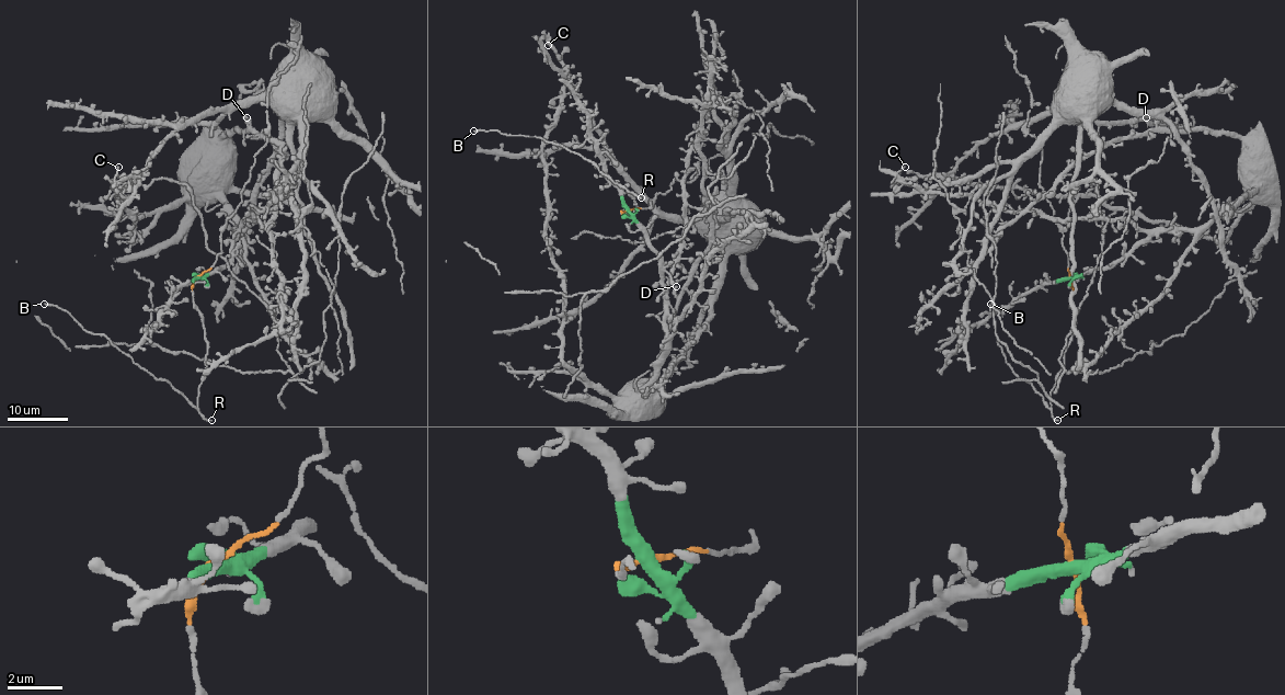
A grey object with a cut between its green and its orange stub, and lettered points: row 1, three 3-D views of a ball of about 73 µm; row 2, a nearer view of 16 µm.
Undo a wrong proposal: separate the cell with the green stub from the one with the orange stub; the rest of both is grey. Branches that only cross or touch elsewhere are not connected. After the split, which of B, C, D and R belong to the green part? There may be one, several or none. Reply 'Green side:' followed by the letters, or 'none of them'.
Green side: C, D

